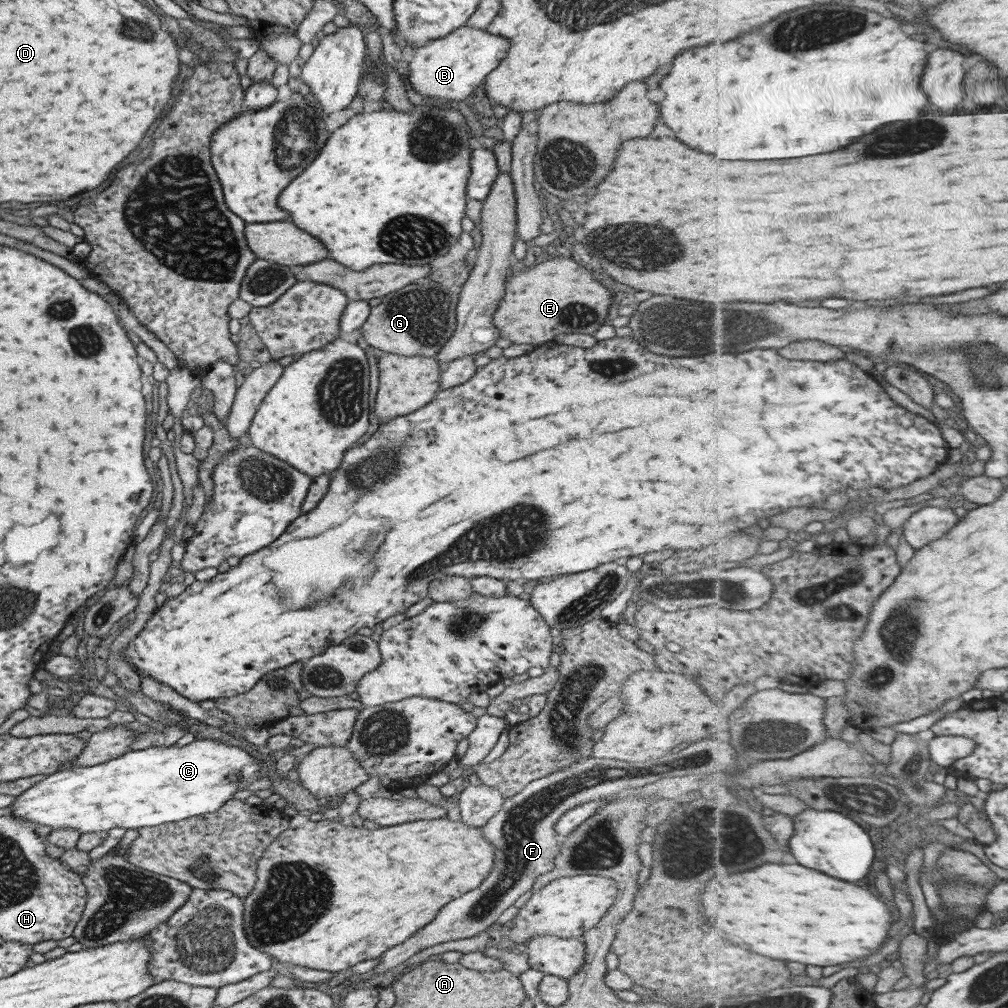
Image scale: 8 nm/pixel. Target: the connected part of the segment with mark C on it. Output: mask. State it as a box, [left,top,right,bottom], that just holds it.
[9,737,259,833]

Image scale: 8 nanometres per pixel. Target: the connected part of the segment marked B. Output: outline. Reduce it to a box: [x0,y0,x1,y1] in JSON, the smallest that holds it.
[407,25,508,101]

